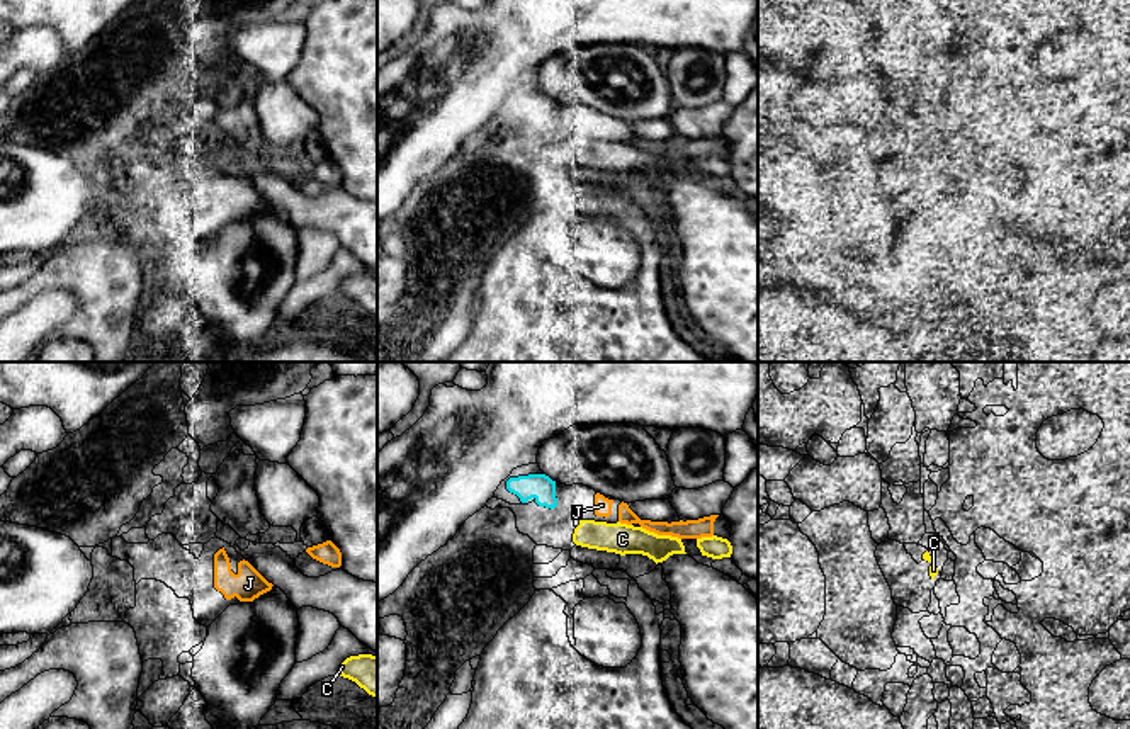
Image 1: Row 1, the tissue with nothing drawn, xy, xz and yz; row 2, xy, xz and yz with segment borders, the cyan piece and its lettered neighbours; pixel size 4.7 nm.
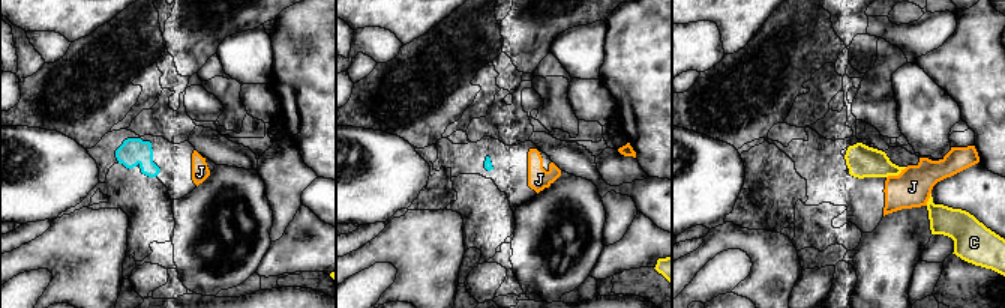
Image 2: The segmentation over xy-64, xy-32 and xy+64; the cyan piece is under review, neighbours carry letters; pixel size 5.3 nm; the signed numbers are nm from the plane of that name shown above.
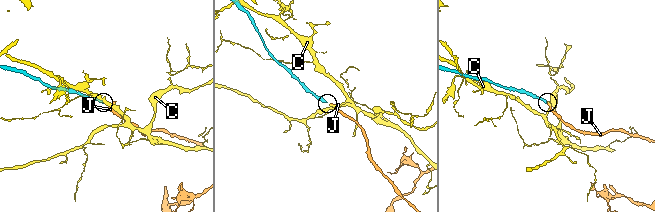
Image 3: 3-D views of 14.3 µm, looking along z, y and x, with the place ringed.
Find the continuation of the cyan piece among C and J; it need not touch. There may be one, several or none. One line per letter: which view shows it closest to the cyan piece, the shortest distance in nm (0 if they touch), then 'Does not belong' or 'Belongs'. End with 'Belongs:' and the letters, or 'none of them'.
C: Closest in xz. Distance 130 nm. Does not belong
J: Closest in xz. Distance 180 nm. Belongs
Belongs: J

